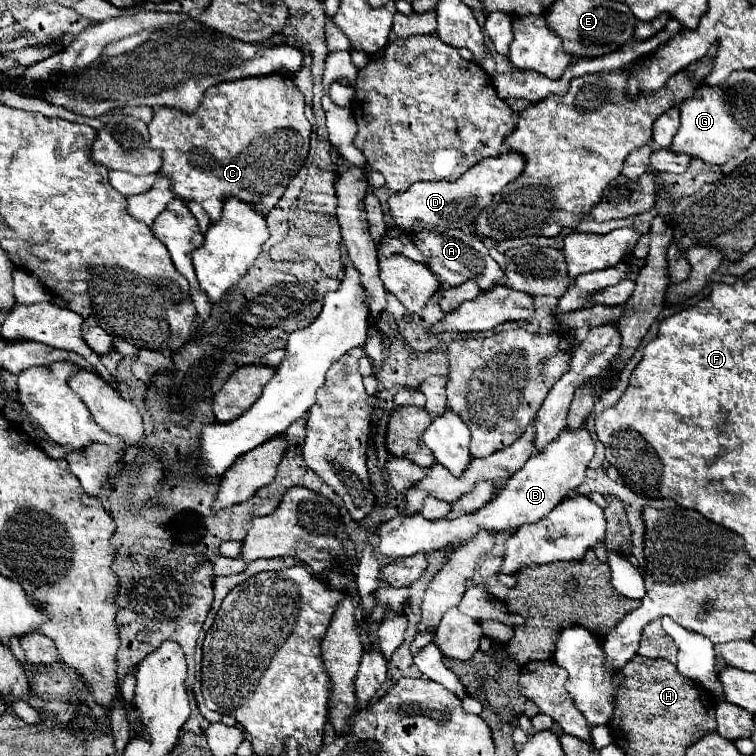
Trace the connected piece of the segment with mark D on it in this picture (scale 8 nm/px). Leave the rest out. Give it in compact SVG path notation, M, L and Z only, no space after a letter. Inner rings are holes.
M508 151L498 157L482 159L474 167L470 167L458 181L418 181L408 191L392 195L388 199L390 215L394 217L394 225L404 229L406 233L412 233L414 221L422 221L424 227L438 225L444 229L470 229L470 225L476 221L478 213L486 207L484 197L494 197L500 193L510 181L514 181L522 167L526 165L526 159L518 151Z

